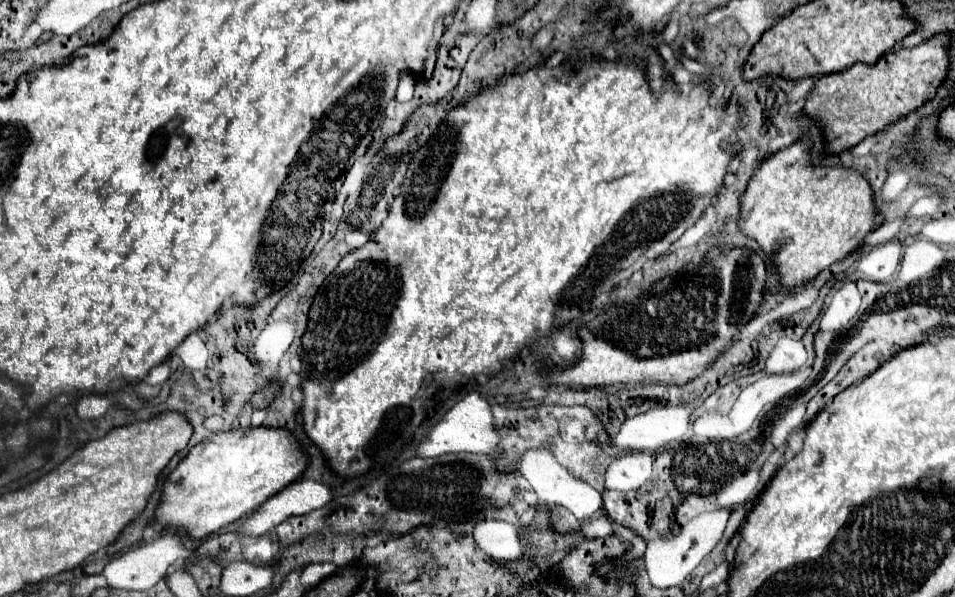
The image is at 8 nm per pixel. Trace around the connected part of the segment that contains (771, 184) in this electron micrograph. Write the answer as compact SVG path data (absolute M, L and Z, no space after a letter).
M794 142L778 154L768 156L750 178L746 190L740 196L738 230L760 244L764 256L774 258L778 270L778 282L784 288L796 288L812 282L822 270L830 268L838 260L846 258L858 248L862 238L874 228L872 188L868 180L848 168L822 168L812 166L808 158L808 144Z

